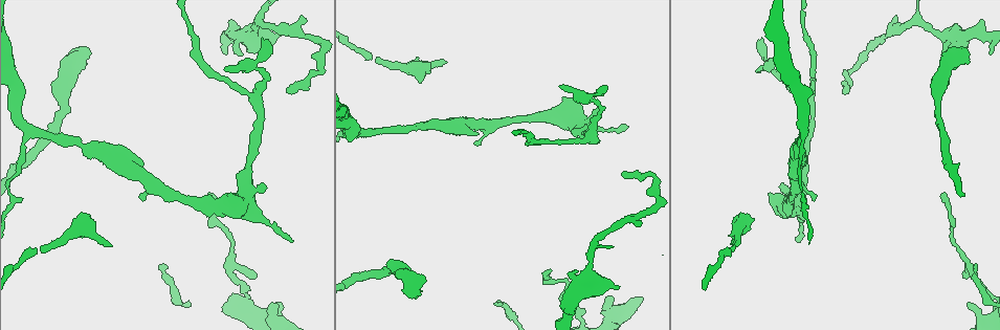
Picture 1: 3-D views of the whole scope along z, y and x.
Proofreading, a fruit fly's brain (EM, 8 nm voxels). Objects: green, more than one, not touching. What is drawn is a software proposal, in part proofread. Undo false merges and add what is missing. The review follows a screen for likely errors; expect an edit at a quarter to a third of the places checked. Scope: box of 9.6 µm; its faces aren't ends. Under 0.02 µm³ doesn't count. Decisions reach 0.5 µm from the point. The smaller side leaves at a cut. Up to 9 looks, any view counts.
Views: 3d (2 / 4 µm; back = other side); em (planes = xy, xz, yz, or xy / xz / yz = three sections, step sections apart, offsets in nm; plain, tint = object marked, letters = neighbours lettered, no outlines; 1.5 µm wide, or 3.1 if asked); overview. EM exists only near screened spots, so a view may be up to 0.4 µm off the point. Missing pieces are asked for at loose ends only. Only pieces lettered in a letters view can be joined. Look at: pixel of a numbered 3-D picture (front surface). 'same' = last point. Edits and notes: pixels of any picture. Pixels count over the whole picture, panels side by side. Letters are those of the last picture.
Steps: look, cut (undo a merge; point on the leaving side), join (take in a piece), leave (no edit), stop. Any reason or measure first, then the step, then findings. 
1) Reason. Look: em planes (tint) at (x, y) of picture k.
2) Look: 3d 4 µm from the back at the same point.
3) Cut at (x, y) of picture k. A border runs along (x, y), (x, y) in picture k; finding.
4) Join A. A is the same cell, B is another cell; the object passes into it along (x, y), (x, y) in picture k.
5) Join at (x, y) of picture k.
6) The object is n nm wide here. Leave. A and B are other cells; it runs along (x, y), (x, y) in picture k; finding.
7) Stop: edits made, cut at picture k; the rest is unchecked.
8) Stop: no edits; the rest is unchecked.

A narrow waist. Look: 3d 2 µm at (802, 22) of picture 1.

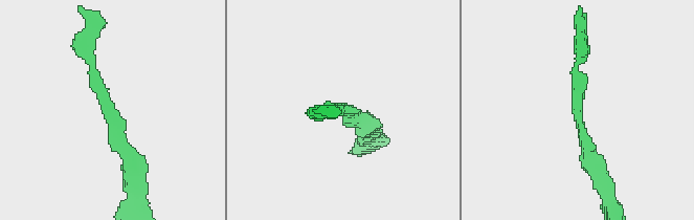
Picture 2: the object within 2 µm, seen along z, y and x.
Look: em yz step 4 (tint) at (348, 110) of picture 2.

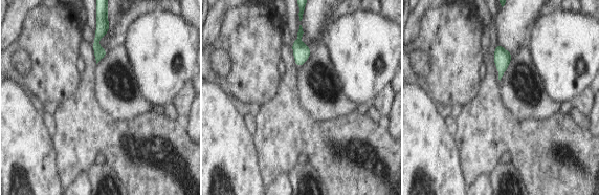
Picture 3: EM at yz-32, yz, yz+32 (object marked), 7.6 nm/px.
Look: em yz step 4 (letters) at the same point.

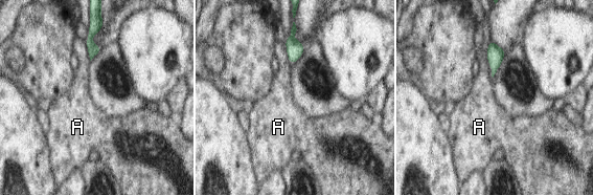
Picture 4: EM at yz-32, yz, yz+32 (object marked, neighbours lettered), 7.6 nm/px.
Leave. A is another cell; a border runs along (485, 56), (493, 78) in picture 4; all the same neuron.

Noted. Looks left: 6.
An open end. Look: em yz step 4 (letters) at (141, 198) of picture 1.

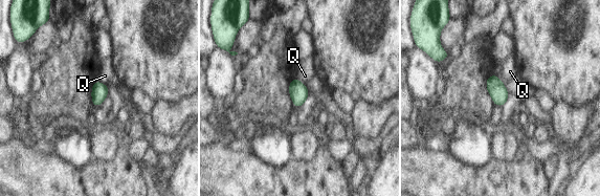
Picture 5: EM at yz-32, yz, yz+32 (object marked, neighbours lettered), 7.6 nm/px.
Leave. Q is another cell; a border runs along (97, 79), (107, 86) in picture 5; no lettered piece goes on from it.

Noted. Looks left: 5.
Free end. Look: em yz step 8 (tint) at (543, 274) of picture 1.

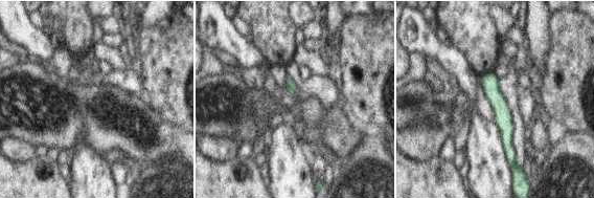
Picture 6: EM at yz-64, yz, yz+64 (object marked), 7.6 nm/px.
Look: em yz step 8 (letters) at the same point.

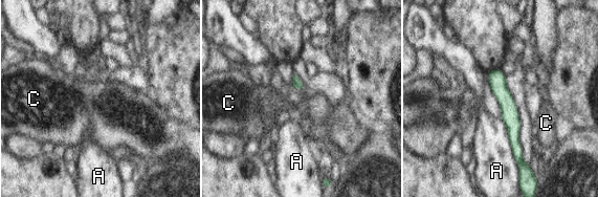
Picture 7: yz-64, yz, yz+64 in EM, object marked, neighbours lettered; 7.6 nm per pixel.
Leave. A and C are other cells; it runs along (492, 72), (509, 109), (519, 157) in picture 7; none of them fits.

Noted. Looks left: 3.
Free end. Look: 3d 4 µm at (617, 285) of picture 1.

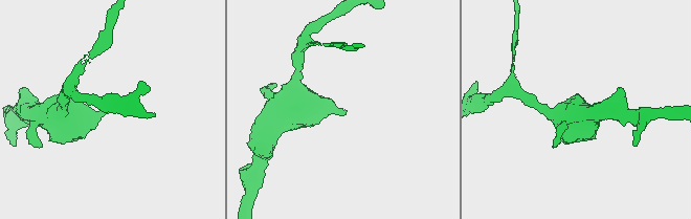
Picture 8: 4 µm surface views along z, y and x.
Now the EM. Look: em planes (letters) at (345, 112) of picture 8.

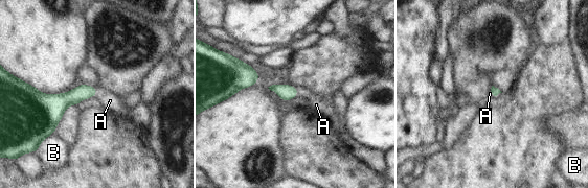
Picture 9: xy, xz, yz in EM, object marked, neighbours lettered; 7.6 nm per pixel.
Join at (316, 104) of picture 9. A is the same cell, B is another cell; the object passes into it along (285, 92), (297, 88), (316, 104) in picture 9; it goes on there.

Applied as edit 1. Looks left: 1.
Stop: edits made, join at picture 9; the rest is unchecked.

